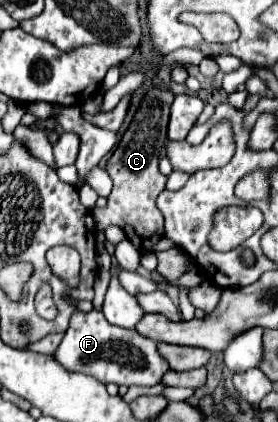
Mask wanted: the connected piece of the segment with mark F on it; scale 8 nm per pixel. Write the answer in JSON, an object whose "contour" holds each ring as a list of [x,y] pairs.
{"contour":[[[91,310],[89,314],[75,312],[69,324],[69,330],[61,342],[61,346],[55,352],[57,362],[67,368],[69,372],[81,372],[95,376],[99,382],[109,384],[125,384],[125,386],[155,386],[163,380],[163,376],[169,372],[167,360],[157,350],[157,342],[137,334],[135,330],[125,330],[119,326],[113,326],[105,320],[103,312]]]}

